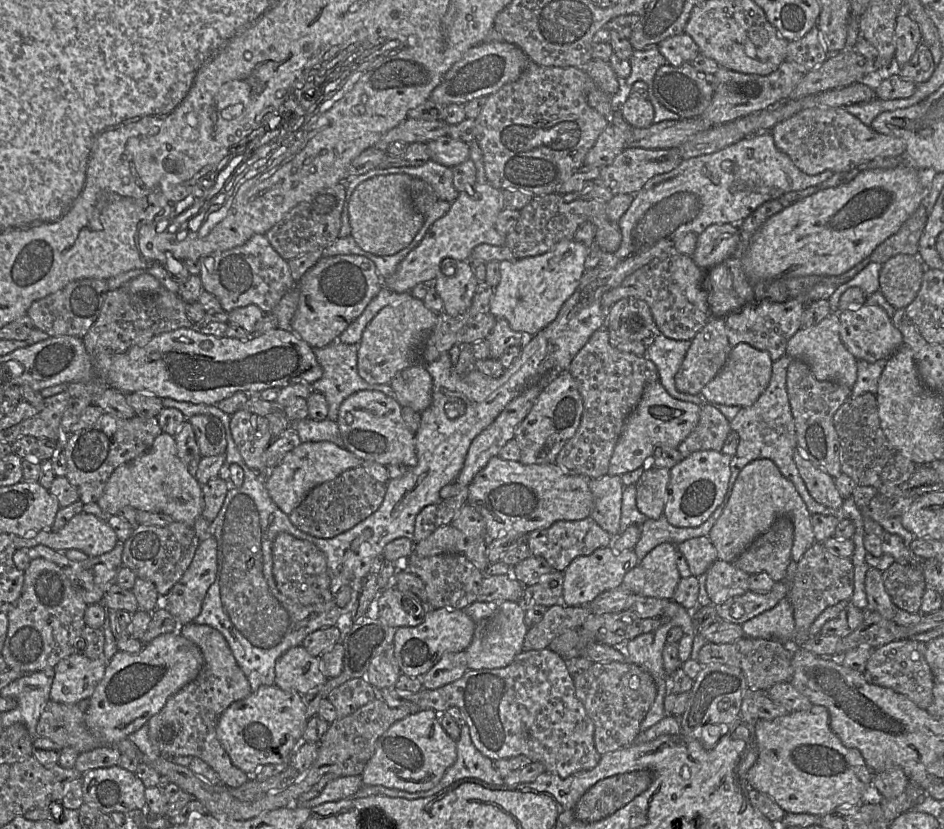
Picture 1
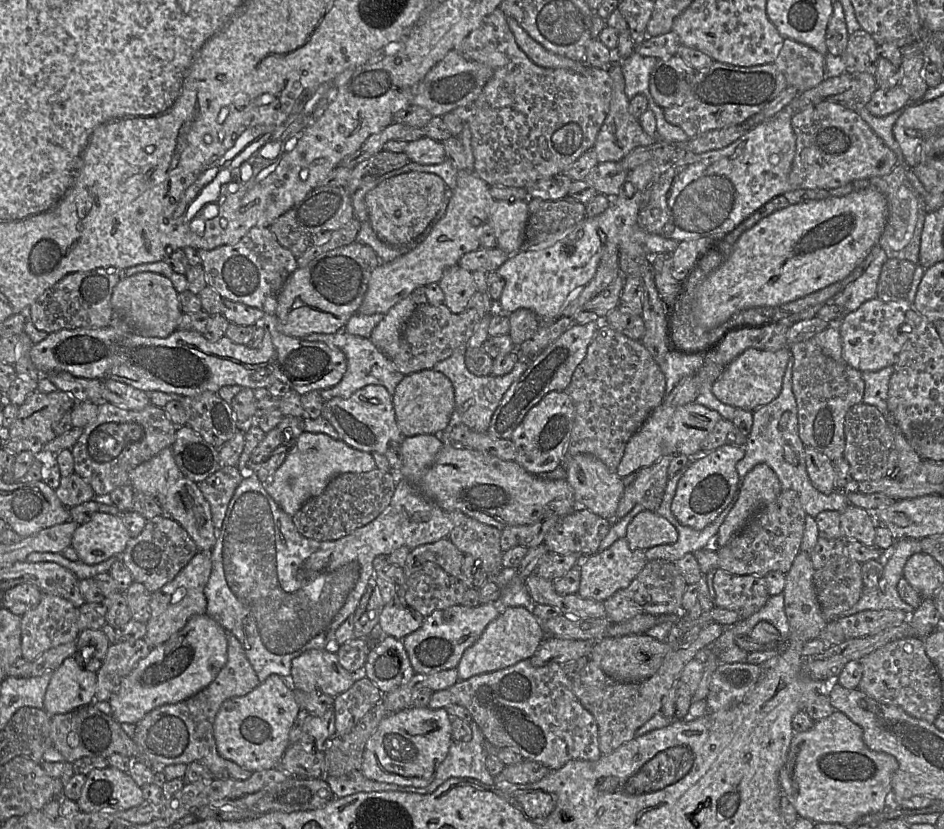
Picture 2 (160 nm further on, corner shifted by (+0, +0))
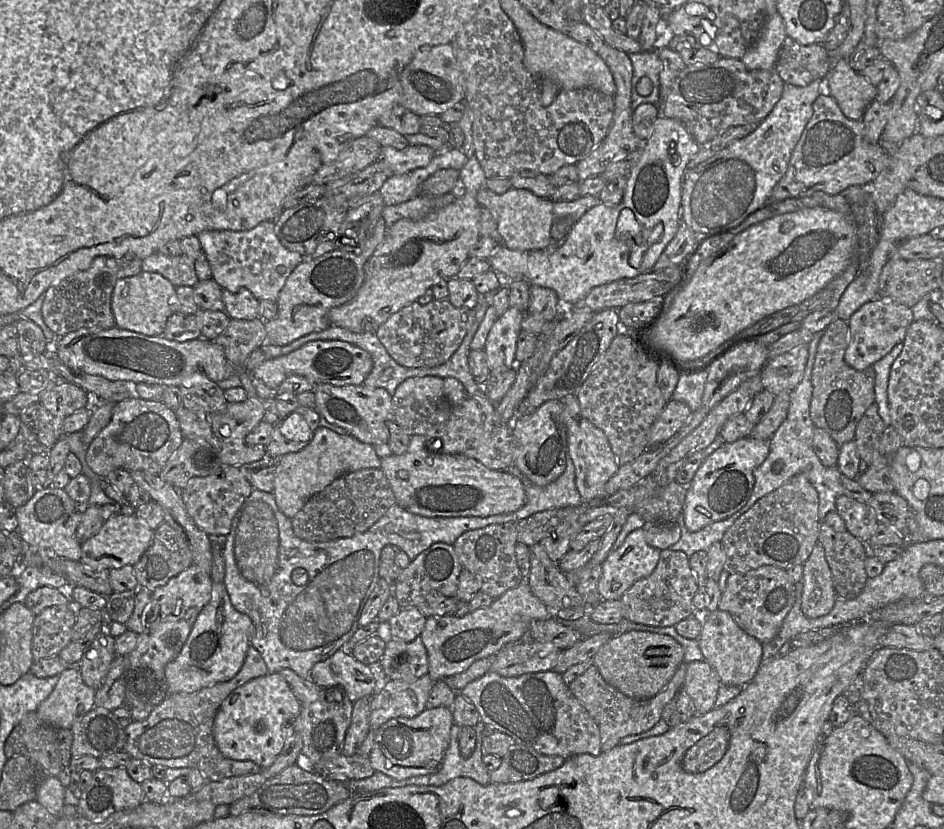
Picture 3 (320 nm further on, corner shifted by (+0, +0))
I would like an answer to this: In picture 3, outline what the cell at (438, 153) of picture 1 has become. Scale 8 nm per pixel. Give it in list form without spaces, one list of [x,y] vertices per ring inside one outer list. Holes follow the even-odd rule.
[[[408,145],[402,149],[382,147],[379,159],[386,162],[394,175],[401,175],[426,167],[436,154],[432,147],[426,145]]]

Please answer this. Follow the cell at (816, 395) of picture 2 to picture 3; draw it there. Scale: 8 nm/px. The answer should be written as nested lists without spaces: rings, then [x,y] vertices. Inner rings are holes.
[[[836,318],[824,330],[819,341],[811,377],[813,389],[810,418],[815,427],[828,432],[839,446],[854,440],[858,422],[865,411],[875,403],[875,371],[873,367],[858,371],[846,363],[848,341],[848,321]]]

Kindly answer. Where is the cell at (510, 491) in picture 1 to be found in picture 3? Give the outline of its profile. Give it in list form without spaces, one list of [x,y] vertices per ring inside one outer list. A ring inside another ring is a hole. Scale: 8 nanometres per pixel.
[[[423,435],[411,436],[402,455],[391,454],[382,458],[381,470],[393,490],[396,503],[411,513],[425,517],[488,517],[515,512],[526,501],[524,486],[516,476],[507,471],[489,469],[462,454],[432,453],[427,449],[427,438]]]

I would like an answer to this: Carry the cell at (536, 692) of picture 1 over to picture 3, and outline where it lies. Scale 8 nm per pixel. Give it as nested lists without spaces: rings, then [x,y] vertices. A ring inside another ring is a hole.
[[[553,670],[517,677],[503,677],[488,671],[457,694],[473,703],[485,726],[508,735],[515,745],[524,745],[540,754],[565,759],[602,753],[597,723],[572,695],[562,675]]]

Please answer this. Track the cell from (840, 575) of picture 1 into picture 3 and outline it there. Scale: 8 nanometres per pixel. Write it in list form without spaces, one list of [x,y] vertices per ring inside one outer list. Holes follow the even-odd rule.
[[[824,522],[819,525],[818,544],[825,551],[837,598],[850,600],[857,597],[868,579],[865,560],[869,547],[848,531],[836,532]]]

